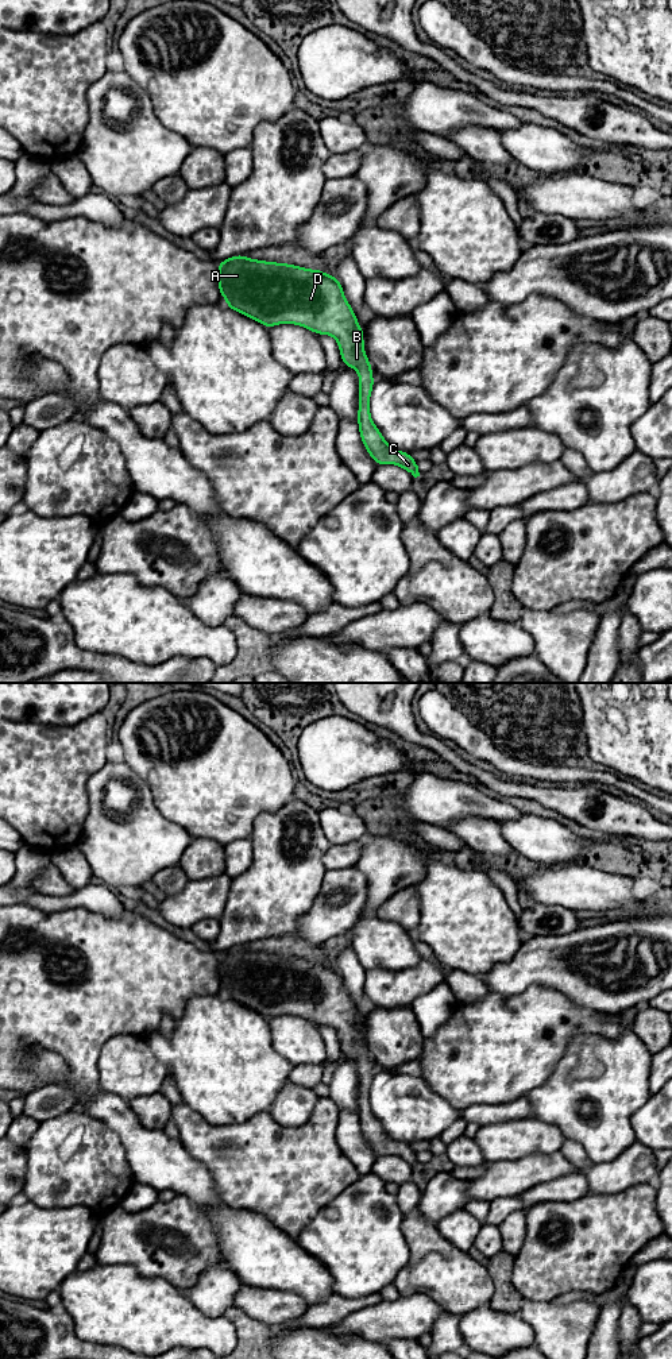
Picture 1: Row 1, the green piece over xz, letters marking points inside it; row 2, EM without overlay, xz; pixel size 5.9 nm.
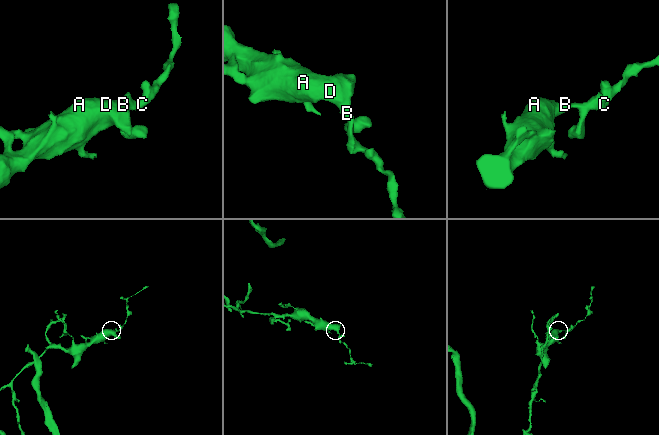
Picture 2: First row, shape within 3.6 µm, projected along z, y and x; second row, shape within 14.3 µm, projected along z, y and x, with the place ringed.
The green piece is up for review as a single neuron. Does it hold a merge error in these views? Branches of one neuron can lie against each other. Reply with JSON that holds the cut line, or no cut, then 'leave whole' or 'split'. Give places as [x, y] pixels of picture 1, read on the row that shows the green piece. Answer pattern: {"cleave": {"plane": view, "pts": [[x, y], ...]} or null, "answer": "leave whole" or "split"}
{"cleave": null, "answer": "leave whole"}

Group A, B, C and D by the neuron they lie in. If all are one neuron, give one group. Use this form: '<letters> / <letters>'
A B C D

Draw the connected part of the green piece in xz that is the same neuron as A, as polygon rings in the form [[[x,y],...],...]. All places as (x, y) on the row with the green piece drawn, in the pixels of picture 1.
[[[244,254],[217,262],[217,267],[220,297],[227,300],[227,309],[267,329],[296,324],[336,339],[343,366],[354,367],[360,377],[356,422],[368,455],[376,466],[397,464],[414,478],[420,476],[417,460],[409,452],[391,448],[371,418],[372,367],[363,348],[363,328],[337,277],[320,269],[258,260]]]

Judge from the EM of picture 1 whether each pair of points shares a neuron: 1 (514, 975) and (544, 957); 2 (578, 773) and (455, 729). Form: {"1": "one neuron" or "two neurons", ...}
{"1": "one neuron", "2": "one neuron"}

